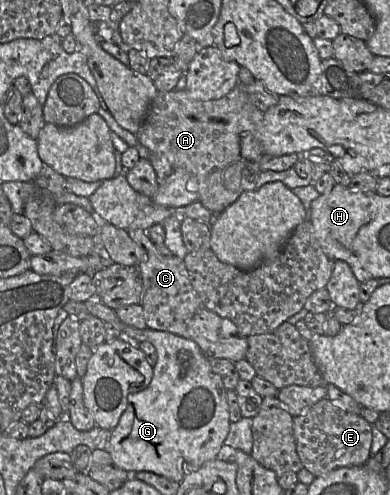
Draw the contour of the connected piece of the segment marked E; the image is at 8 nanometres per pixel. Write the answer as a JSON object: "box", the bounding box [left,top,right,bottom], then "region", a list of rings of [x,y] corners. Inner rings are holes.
{"box":[293,398,372,477],"region":[[[324,398],[294,417],[293,431],[297,454],[315,477],[340,467],[362,466],[370,458],[372,425],[358,414],[346,411]]]}

